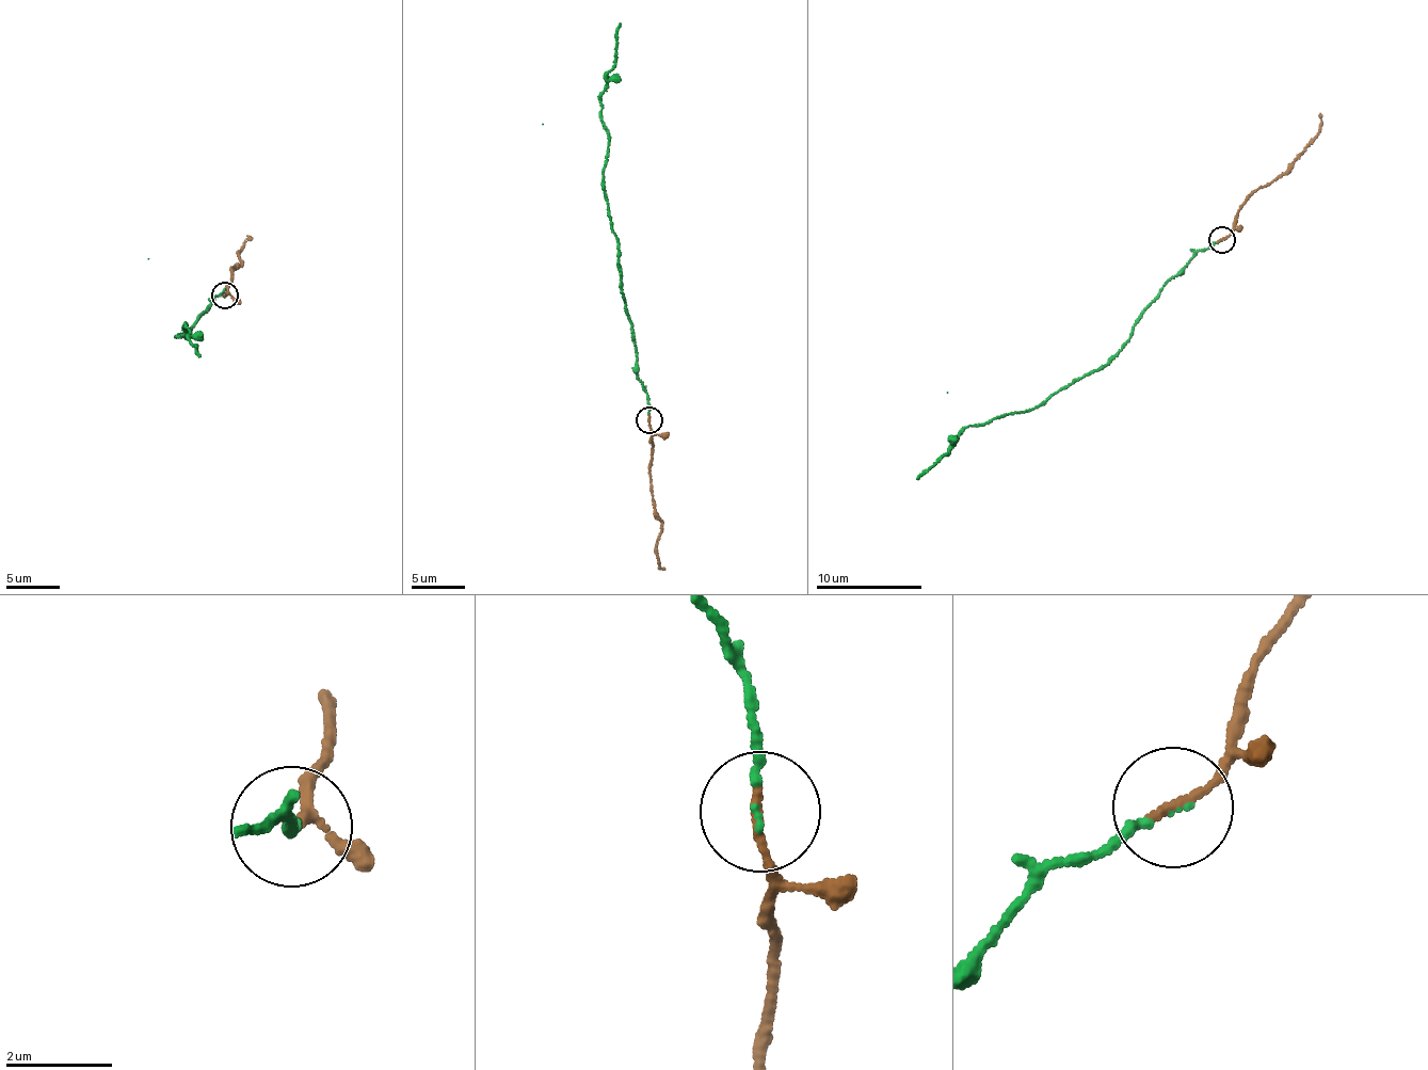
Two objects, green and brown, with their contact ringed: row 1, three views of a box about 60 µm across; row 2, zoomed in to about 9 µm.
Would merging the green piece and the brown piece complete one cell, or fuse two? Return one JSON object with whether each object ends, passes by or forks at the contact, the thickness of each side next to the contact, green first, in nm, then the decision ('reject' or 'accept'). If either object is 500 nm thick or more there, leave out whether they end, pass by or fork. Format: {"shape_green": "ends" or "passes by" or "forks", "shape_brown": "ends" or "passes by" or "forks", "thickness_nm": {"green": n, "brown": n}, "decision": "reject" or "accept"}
{"shape_green": "ends", "shape_brown": "ends", "thickness_nm": {"green": 120, "brown": 180}, "decision": "accept"}

